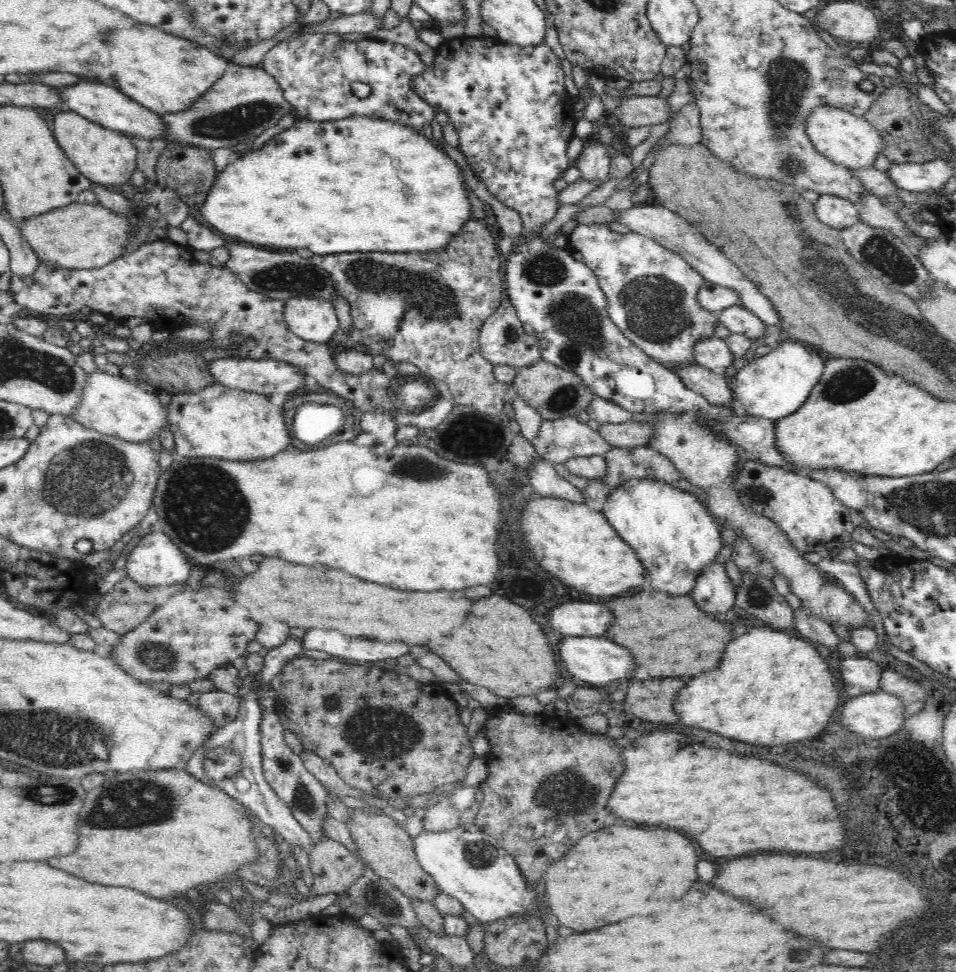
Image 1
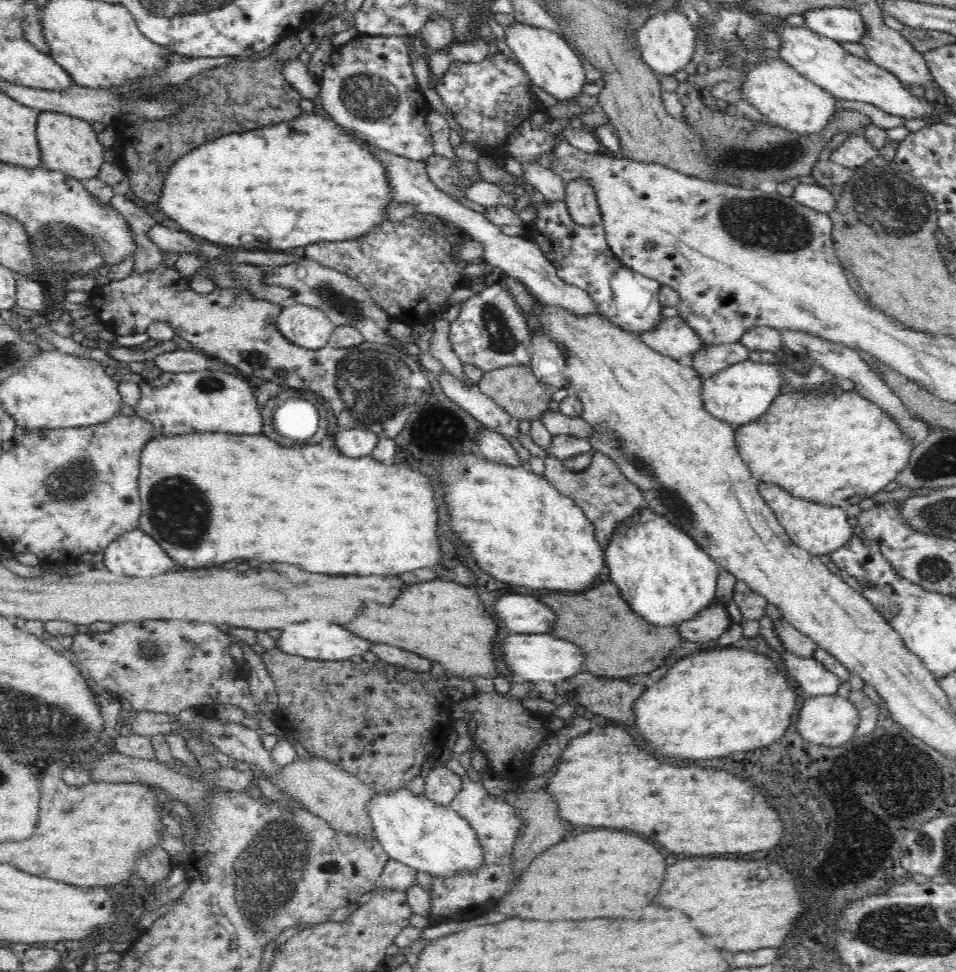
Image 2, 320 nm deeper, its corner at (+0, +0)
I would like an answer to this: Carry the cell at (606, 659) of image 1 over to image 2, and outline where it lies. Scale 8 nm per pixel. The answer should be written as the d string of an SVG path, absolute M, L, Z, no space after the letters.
M508 634L500 642L502 660L516 676L532 682L544 681L557 684L581 672L585 663L585 654L573 642L544 634Z

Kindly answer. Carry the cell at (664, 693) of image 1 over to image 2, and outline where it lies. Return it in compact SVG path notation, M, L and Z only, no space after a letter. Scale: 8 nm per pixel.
M588 672L575 674L567 679L567 682L566 692L571 692L571 694L566 695L566 699L573 704L579 703L594 714L610 718L610 720L626 722L628 725L635 722L633 704L637 701L639 694L646 688L645 684L631 684L627 681L627 678L608 678L606 676L596 676Z

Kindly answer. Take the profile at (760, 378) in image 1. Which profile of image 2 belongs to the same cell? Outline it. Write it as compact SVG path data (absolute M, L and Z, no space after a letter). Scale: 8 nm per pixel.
M766 357L763 362L738 362L703 380L701 395L704 409L714 418L728 424L743 425L758 420L762 414L766 414L766 410L772 406L772 401L780 395L779 392L784 386L780 375L784 364L776 361Z

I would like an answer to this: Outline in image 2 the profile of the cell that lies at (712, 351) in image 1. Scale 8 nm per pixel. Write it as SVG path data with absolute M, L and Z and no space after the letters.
M664 317L653 329L636 334L651 350L677 361L684 356L694 358L704 348L700 337L680 317Z

